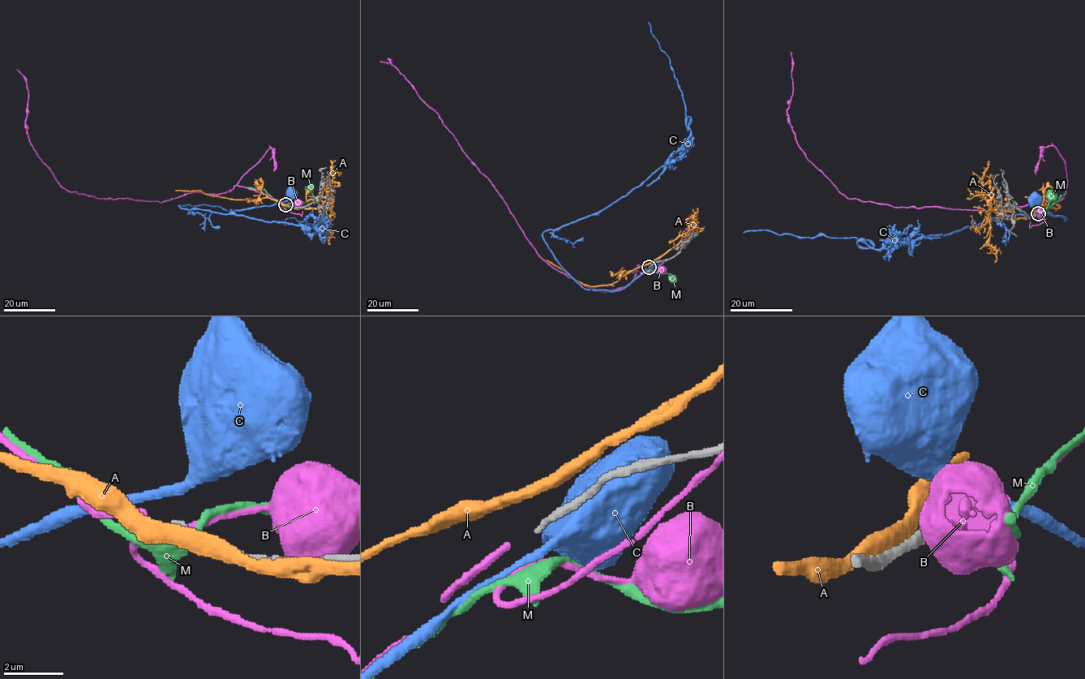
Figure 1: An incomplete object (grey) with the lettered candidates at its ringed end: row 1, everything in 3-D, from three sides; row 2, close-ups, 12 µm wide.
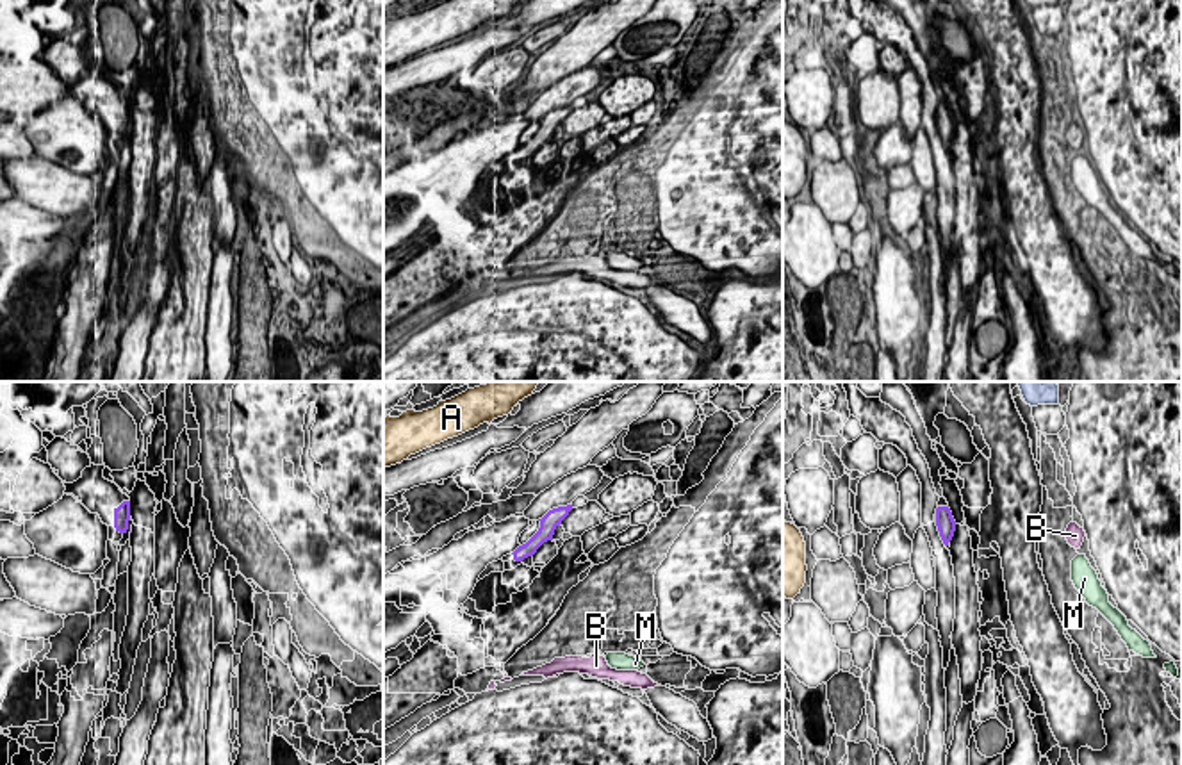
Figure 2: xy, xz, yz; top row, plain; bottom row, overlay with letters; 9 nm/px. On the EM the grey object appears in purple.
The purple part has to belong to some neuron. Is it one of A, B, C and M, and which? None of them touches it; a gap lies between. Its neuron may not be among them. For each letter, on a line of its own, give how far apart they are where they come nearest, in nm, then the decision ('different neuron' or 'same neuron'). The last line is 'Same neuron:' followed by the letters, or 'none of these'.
A: 950 nm | different neuron
B: 950 nm | same neuron
C: 1150 nm | different neuron
M: 1100 nm | different neuron
Same neuron: B

